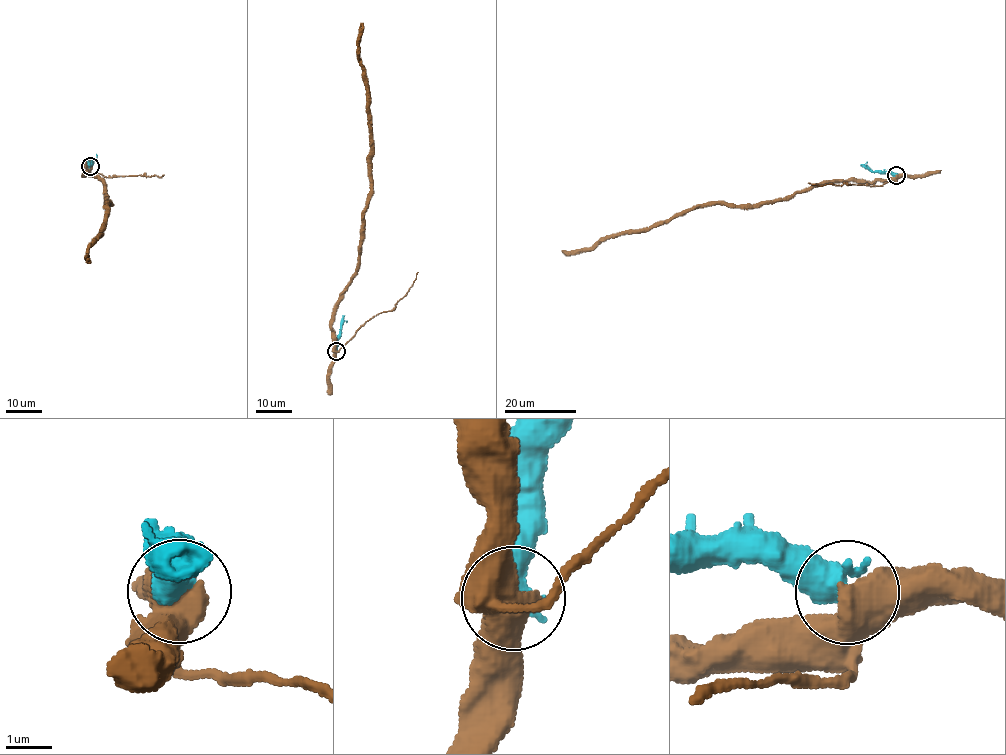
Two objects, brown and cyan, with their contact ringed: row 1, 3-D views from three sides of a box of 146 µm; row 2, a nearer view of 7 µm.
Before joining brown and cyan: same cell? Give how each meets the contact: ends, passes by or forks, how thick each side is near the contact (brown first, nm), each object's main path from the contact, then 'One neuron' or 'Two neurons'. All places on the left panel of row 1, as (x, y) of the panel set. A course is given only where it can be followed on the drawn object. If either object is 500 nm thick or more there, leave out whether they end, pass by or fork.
Thickness 800 nm (brown) against 600 nm. Course of brown: (90, 167), (82, 175), (97, 176), (104, 186), (104, 200), (110, 202), (102, 231), (90, 243), (89, 258). Course of cyan: (90, 167), (96, 154). Two neurons

